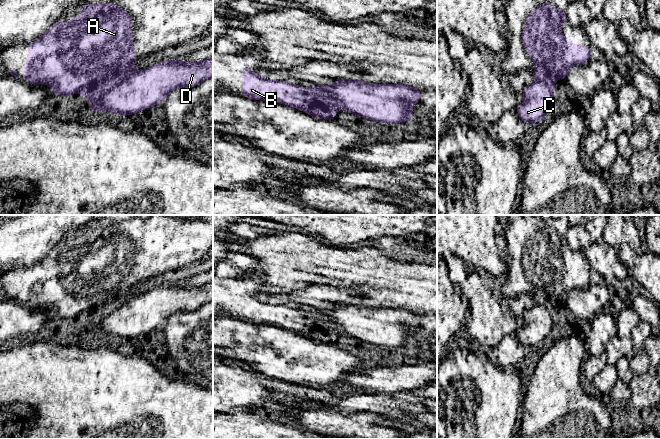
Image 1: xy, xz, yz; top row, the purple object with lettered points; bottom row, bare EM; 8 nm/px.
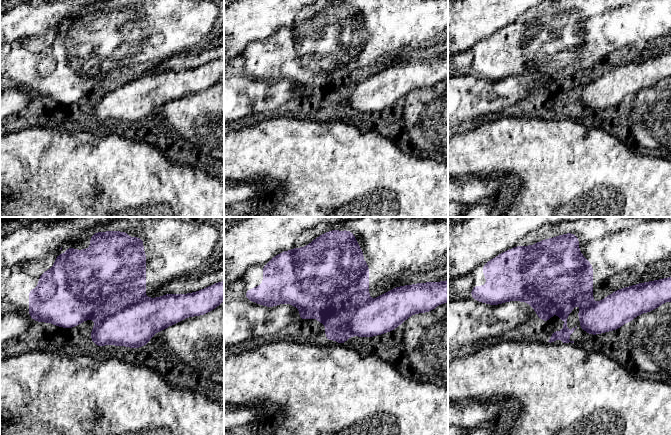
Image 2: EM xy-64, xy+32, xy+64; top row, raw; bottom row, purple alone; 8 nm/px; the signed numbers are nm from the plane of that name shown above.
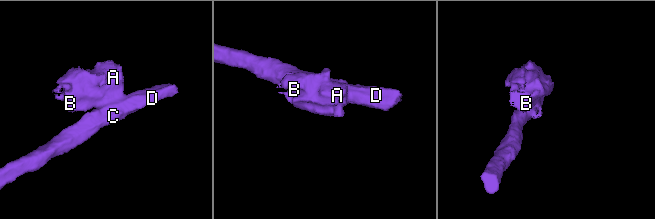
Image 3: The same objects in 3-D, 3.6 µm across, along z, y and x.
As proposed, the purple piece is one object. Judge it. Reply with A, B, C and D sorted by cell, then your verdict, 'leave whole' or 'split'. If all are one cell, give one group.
groups A B / C D; split

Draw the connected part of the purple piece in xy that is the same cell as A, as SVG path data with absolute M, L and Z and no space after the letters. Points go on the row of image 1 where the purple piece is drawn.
M114 3L84 4L75 20L56 22L36 41L28 45L28 59L24 61L24 78L29 84L48 84L50 91L61 96L78 92L89 98L89 113L100 111L99 99L120 81L134 73L132 17Z

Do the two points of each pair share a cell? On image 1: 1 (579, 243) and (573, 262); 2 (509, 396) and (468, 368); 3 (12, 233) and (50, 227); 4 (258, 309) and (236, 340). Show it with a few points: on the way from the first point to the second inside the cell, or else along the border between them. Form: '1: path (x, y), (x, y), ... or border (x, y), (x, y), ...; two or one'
1: border (568, 246), (573, 250), (580, 250), (582, 252); two
2: path (499, 386), (478, 368); one
3: path (21, 233), (33, 233), (41, 227); one
4: border (227, 314), (253, 323), (272, 325); two

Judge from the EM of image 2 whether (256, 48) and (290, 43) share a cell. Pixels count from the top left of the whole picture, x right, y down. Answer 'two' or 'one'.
one

